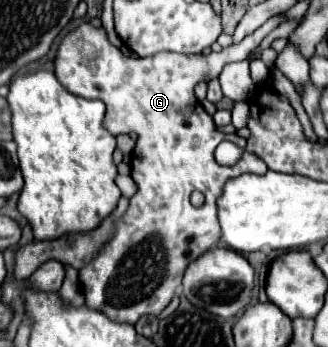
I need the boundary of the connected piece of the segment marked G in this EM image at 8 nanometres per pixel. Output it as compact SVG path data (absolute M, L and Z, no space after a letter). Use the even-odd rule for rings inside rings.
M280 17L268 19L262 27L258 27L254 33L246 35L240 43L222 49L220 53L198 53L198 55L182 55L172 51L162 51L150 57L134 59L124 57L118 47L114 47L104 29L94 29L90 23L80 25L76 31L72 31L60 45L56 55L56 77L58 81L74 95L84 99L100 99L106 105L104 115L104 129L112 135L120 133L136 133L136 149L132 153L132 179L138 185L136 195L130 199L130 207L124 213L124 217L116 223L116 237L98 253L96 259L92 259L84 269L78 271L80 289L86 297L86 305L94 311L104 313L108 319L118 323L130 323L134 325L142 315L160 315L166 305L170 303L176 287L182 281L182 273L186 267L200 257L206 249L220 243L222 231L218 225L218 207L216 199L222 195L222 189L228 179L234 179L244 173L260 173L264 175L268 171L266 163L256 153L244 153L232 167L218 165L214 159L214 149L222 141L232 141L240 147L246 147L246 139L232 135L222 135L216 127L212 117L204 111L204 107L194 97L194 87L200 81L212 81L218 79L224 65L234 61L244 61L248 53L272 31L276 29ZM200 191L204 193L206 201L202 207L192 207L190 193Z

